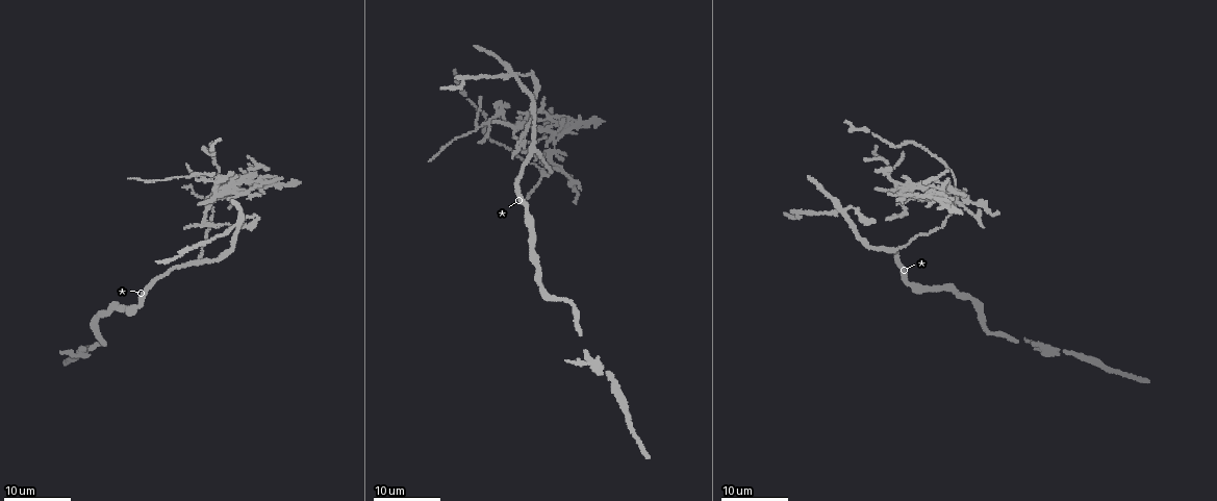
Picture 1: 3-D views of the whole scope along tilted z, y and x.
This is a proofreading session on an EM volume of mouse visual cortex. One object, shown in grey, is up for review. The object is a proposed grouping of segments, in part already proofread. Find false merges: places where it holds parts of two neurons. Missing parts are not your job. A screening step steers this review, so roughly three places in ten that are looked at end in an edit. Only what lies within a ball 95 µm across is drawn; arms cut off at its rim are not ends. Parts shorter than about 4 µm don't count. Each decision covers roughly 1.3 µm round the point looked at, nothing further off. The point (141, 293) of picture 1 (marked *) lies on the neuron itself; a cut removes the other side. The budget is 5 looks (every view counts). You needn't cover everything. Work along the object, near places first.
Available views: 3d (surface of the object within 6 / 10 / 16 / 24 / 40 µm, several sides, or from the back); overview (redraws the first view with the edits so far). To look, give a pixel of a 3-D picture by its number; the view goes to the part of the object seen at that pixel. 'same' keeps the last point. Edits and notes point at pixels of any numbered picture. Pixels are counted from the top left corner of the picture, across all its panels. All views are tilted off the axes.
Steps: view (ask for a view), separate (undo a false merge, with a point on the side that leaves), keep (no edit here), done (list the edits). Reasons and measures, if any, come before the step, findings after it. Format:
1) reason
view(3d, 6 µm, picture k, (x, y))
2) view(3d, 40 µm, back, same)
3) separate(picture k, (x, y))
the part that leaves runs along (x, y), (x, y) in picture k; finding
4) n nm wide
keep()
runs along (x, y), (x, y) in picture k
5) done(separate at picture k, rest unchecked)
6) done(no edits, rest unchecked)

three arms meet
view(3d, 24 µm, picture 1, (232, 226))

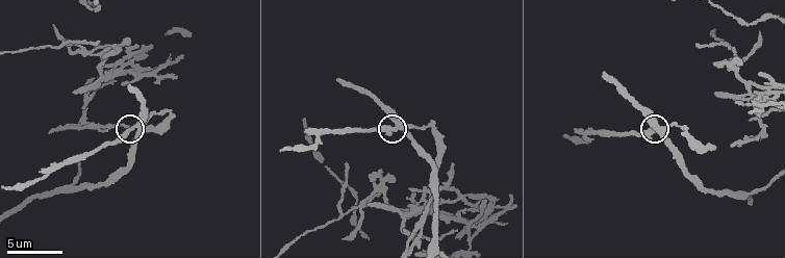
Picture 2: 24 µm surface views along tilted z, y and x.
zoom in
view(3d, 10 µm, picture 2, (132, 128))

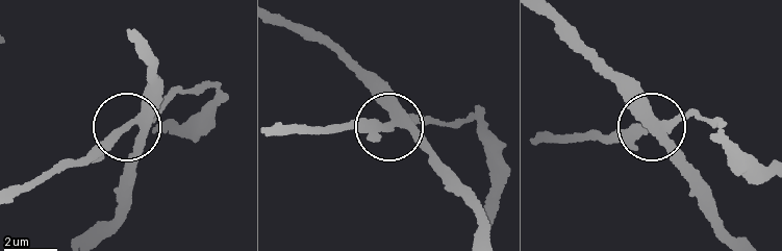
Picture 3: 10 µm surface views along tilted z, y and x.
side arm 8 µm
separate(picture 3, (170, 95))
the part that leaves runs along (145, 121), (16, 185) in picture 3; a second neuron is stuck on

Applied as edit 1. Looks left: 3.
three-way junction
view(3d, 10 µm, picture 2, (69, 188))

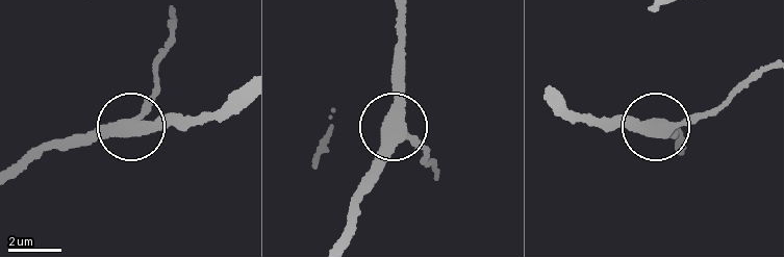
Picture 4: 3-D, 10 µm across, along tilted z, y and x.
side arm 22 µm
keep()
runs along (352, 235), (396, 129), (400, 54) in picture 4; continuous, no second neuron

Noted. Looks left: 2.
done(separate at picture 3, rest unchecked)

